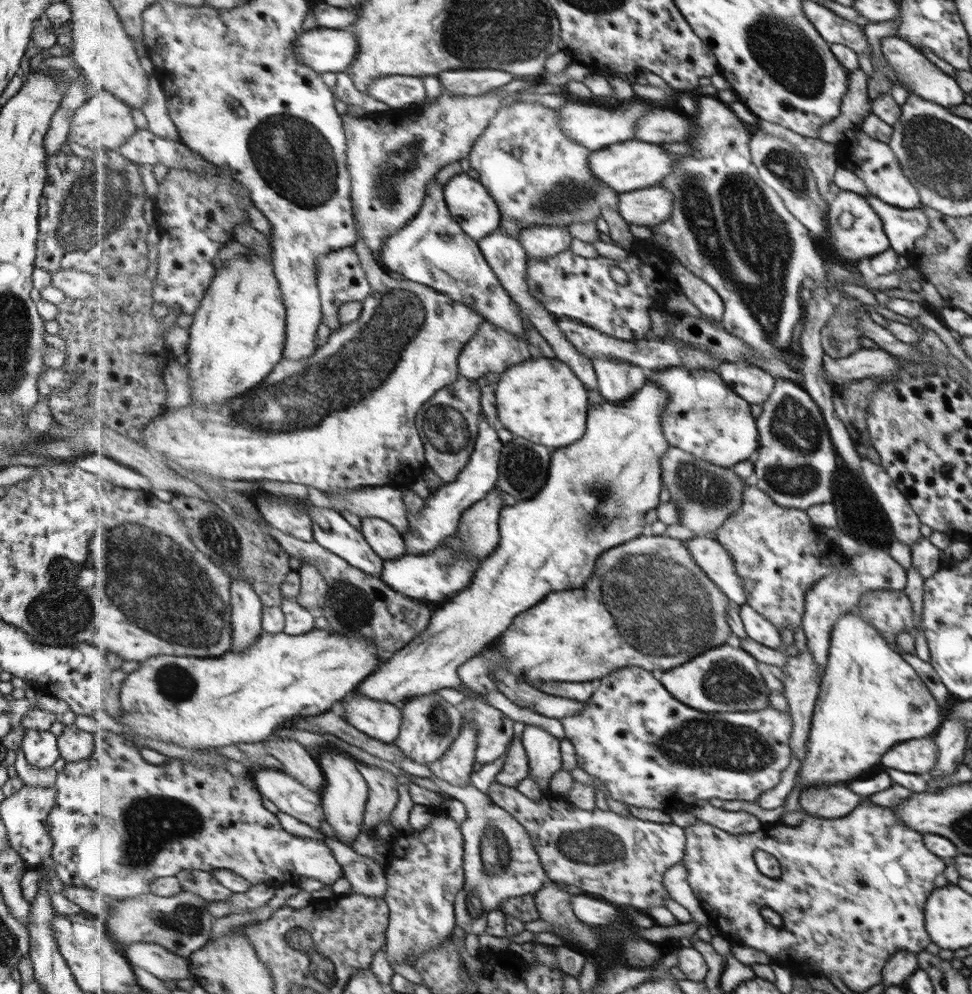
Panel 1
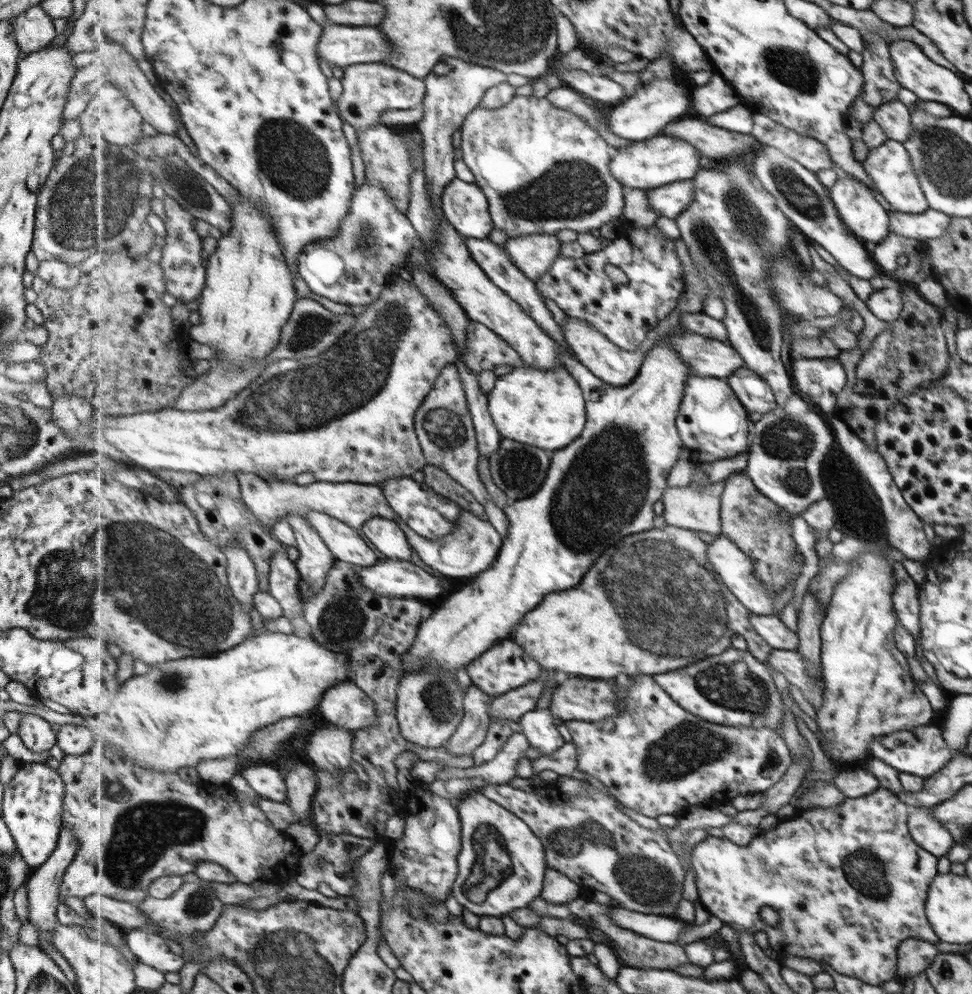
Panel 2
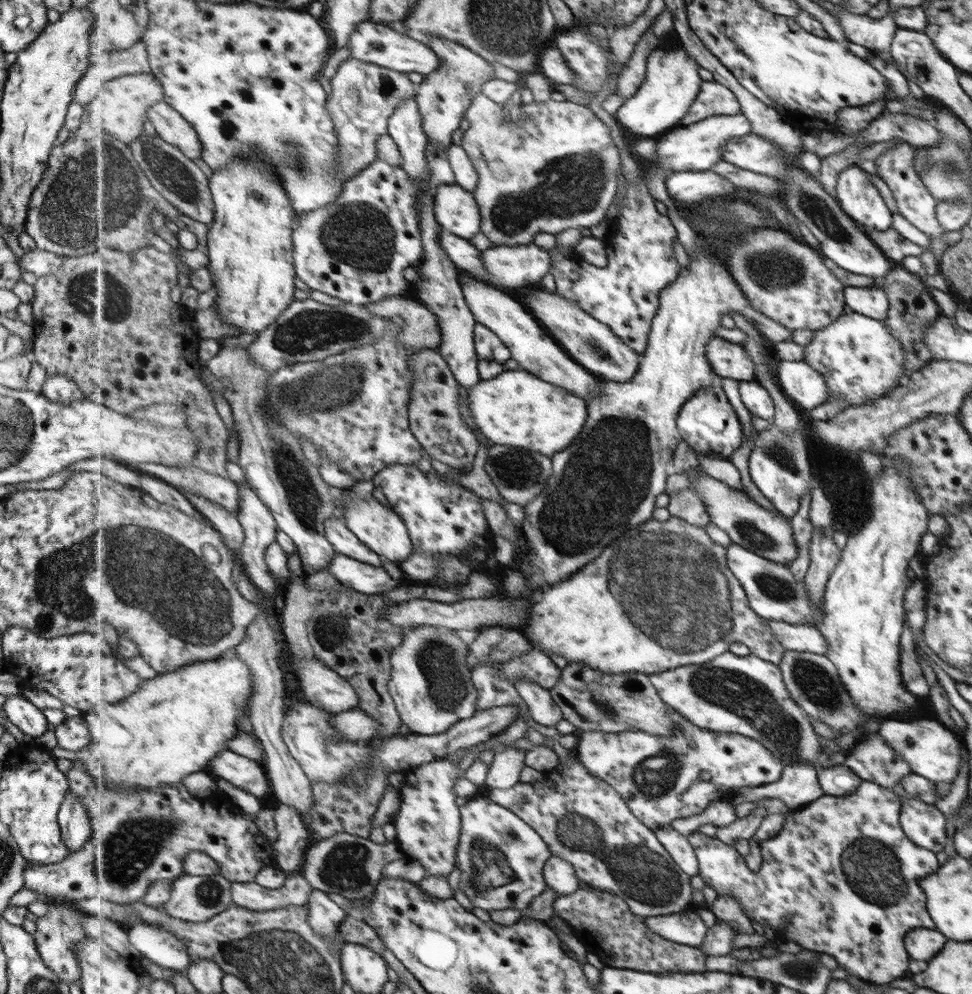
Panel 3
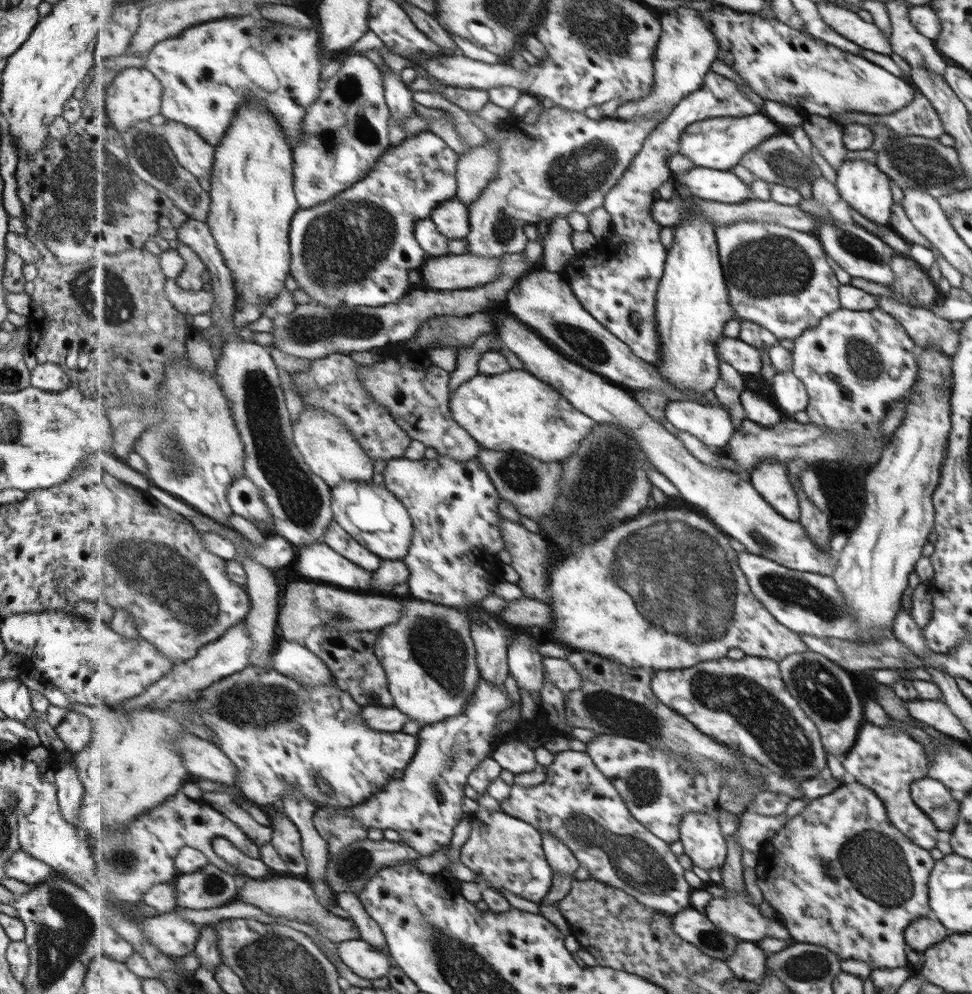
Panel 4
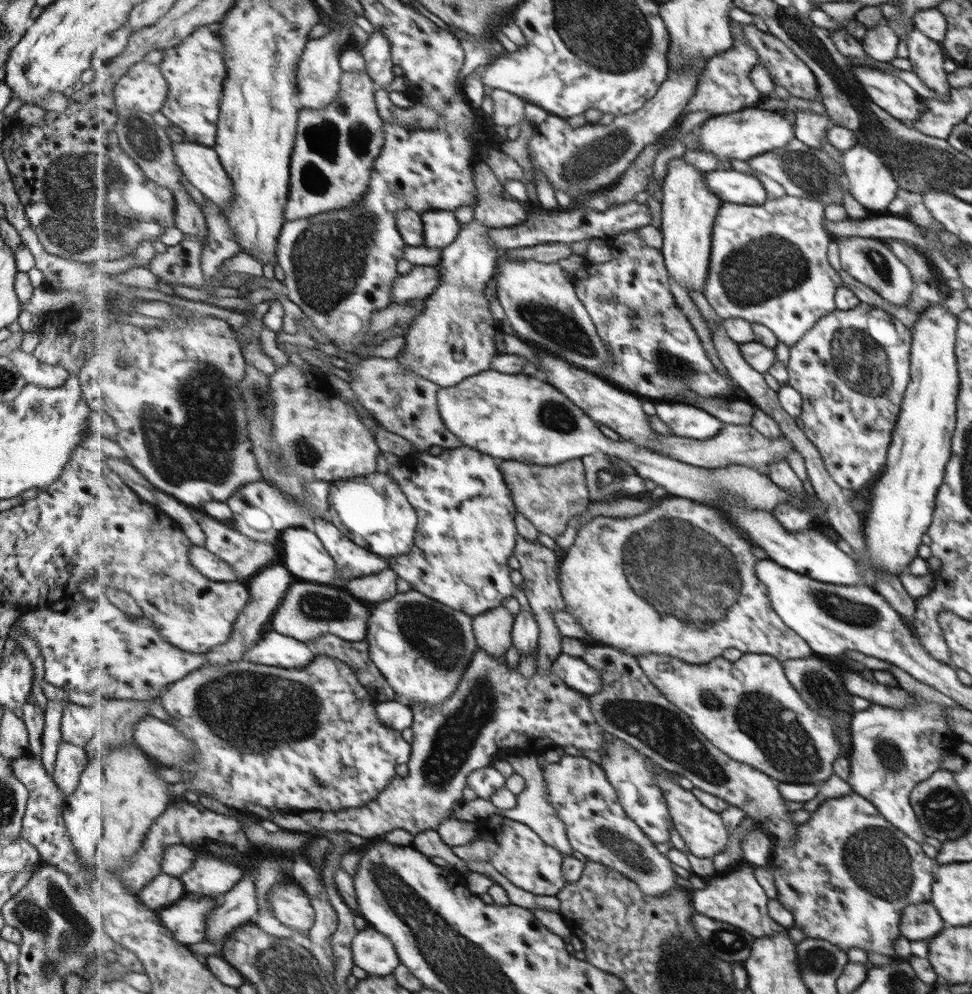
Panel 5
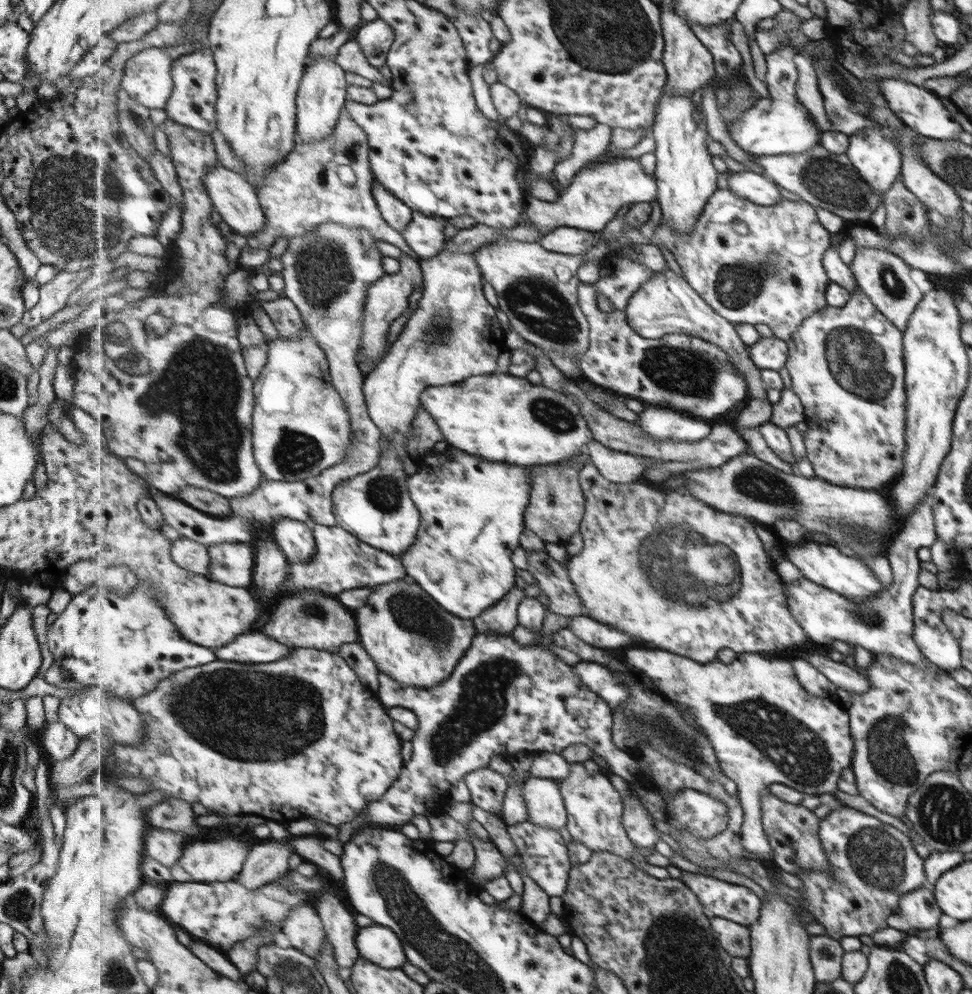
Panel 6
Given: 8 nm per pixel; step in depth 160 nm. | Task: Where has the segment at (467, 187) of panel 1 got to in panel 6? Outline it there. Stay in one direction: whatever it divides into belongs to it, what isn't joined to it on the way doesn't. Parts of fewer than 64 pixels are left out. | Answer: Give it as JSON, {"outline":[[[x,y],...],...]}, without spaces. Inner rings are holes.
{"outline":[[[414,211],[414,217],[409,226],[406,226],[401,234],[406,238],[415,256],[429,259],[444,250],[448,241],[445,236],[445,225],[447,224],[445,217],[427,216]]]}

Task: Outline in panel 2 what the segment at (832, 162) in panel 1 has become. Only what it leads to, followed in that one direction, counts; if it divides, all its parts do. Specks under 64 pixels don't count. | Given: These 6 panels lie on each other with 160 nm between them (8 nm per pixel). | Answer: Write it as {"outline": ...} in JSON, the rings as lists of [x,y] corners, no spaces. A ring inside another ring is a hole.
{"outline":[[[753,111],[755,124],[752,134],[763,145],[775,147],[810,171],[832,168],[825,145],[814,138],[797,134],[768,116]]]}

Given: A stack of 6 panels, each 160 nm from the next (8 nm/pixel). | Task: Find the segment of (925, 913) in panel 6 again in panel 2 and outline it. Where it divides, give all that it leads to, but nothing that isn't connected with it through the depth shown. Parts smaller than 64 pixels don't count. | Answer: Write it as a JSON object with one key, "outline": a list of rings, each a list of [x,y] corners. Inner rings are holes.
{"outline":[[[906,938],[897,948],[897,975],[909,978],[924,972],[937,953],[939,951],[936,949],[936,944],[917,938]]]}

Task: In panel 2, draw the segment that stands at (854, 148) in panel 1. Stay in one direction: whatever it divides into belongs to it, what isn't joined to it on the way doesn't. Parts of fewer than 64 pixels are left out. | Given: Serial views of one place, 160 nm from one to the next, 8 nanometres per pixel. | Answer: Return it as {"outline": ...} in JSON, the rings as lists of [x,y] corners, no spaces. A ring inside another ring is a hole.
{"outline":[[[893,139],[883,141],[879,146],[868,150],[867,157],[861,164],[872,184],[874,184],[874,188],[893,206],[895,211],[919,214],[929,208],[923,189],[916,179],[911,163],[909,163],[909,154],[907,154],[901,142]]]}

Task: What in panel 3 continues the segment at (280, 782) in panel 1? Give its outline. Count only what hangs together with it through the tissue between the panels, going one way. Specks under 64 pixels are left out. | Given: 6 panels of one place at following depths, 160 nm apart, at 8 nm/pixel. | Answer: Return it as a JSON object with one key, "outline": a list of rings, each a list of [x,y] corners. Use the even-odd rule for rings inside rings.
{"outline":[[[230,750],[220,752],[210,762],[206,770],[209,770],[208,773],[211,774],[217,781],[221,779],[228,780],[235,786],[238,786],[239,788],[242,788],[243,790],[246,790],[258,797],[265,796],[265,794],[273,792],[268,773],[261,762],[251,760],[251,758],[246,758],[245,756],[241,756],[241,754],[236,754]]]}

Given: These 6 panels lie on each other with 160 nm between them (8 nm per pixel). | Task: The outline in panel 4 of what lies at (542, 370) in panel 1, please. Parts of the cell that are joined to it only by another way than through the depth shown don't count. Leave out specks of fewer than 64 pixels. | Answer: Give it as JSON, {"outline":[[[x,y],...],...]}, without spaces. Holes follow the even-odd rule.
{"outline":[[[524,368],[511,370],[507,374],[474,376],[451,393],[450,409],[461,427],[481,444],[481,449],[519,450],[543,462],[566,460],[581,446],[581,442],[589,438],[589,434],[596,431],[599,425],[593,418],[587,417],[582,410],[573,406],[553,386],[547,386],[531,372],[525,372]]]}

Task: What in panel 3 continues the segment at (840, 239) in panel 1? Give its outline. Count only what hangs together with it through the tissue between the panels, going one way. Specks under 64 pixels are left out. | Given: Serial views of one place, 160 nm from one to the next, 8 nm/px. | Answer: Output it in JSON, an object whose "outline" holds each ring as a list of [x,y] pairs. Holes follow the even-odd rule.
{"outline":[[[855,165],[838,174],[834,198],[842,211],[860,228],[866,226],[883,231],[891,226],[891,214],[869,174]]]}

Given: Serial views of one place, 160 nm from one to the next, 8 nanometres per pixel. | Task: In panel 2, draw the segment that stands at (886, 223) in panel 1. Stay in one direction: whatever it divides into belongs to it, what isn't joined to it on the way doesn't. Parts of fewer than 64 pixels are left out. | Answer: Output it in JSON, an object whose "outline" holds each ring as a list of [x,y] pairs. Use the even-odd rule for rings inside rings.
{"outline":[[[928,208],[919,214],[907,214],[899,211],[890,212],[891,234],[911,240],[926,241],[947,232],[950,217]]]}

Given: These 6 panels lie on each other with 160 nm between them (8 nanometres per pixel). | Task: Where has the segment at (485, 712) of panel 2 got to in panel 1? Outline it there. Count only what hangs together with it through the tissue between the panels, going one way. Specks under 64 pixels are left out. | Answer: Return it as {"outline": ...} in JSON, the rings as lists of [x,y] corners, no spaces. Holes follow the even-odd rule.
{"outline":[[[465,720],[462,731],[451,748],[438,761],[430,764],[430,769],[443,781],[455,786],[465,786],[472,782],[473,766],[476,761],[478,730],[472,720]]]}

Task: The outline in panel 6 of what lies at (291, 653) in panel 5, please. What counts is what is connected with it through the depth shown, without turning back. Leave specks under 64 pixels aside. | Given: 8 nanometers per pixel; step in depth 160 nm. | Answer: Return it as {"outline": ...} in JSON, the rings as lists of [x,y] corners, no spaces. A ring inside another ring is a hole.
{"outline":[[[254,630],[240,634],[230,644],[215,650],[219,660],[259,664],[277,662],[289,656],[294,649],[288,644],[269,638],[262,631]]]}

